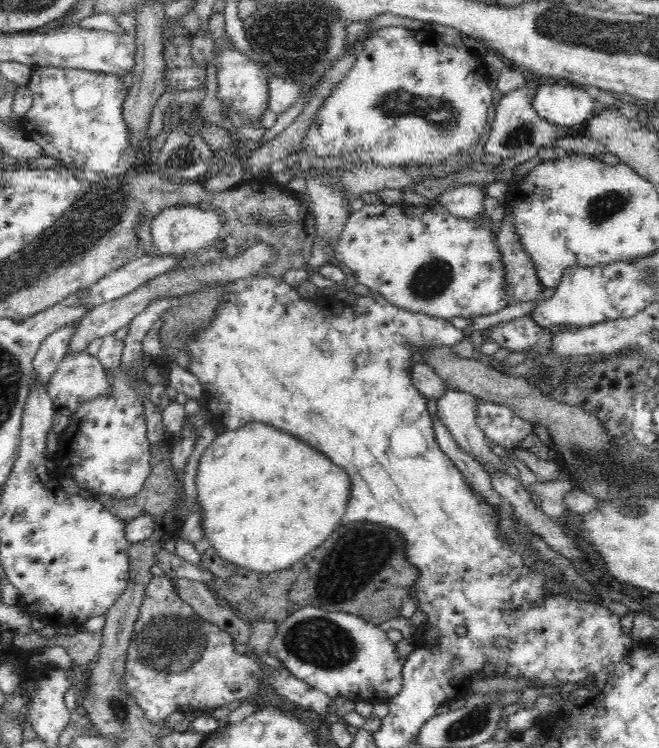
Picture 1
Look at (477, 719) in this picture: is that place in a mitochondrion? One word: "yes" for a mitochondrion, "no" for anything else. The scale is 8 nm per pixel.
yes

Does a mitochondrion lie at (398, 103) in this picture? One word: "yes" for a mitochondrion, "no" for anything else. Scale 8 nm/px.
yes

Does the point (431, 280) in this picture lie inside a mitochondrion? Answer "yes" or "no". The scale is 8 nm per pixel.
yes

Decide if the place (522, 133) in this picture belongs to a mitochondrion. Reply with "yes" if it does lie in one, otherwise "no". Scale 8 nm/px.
yes

